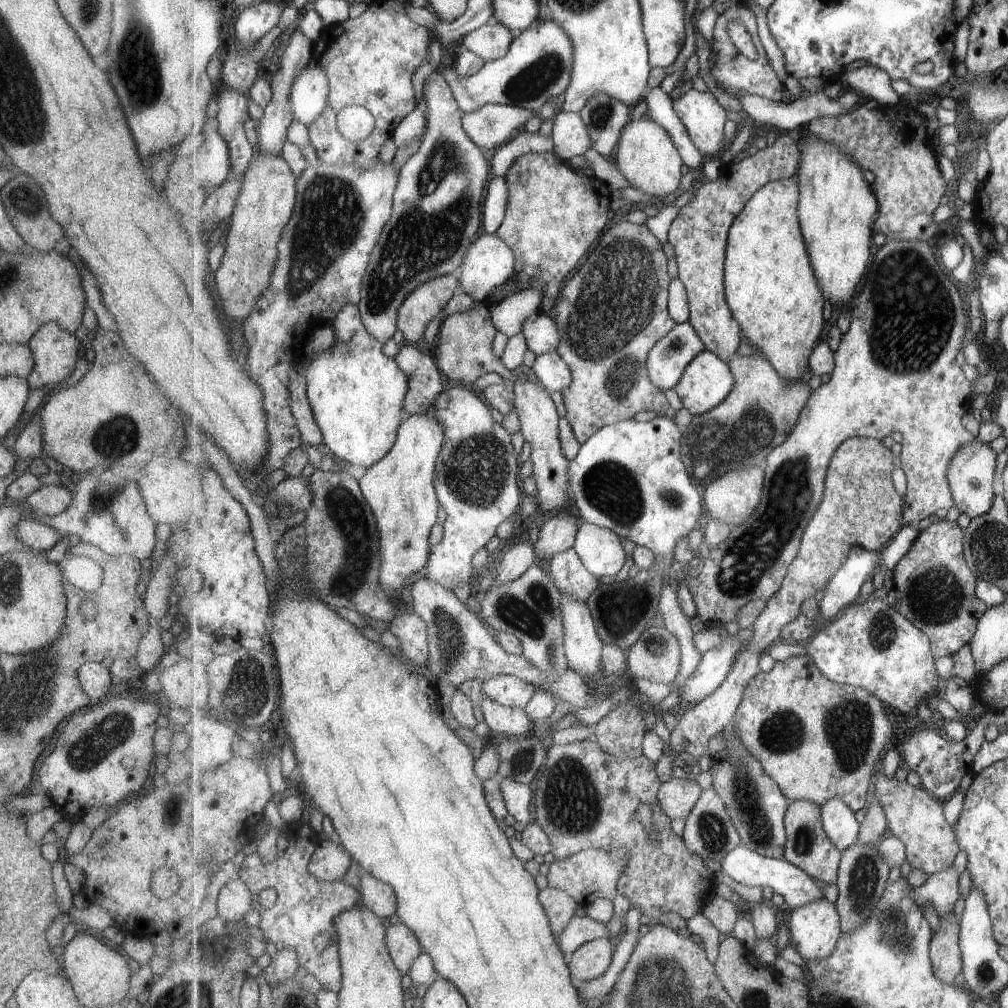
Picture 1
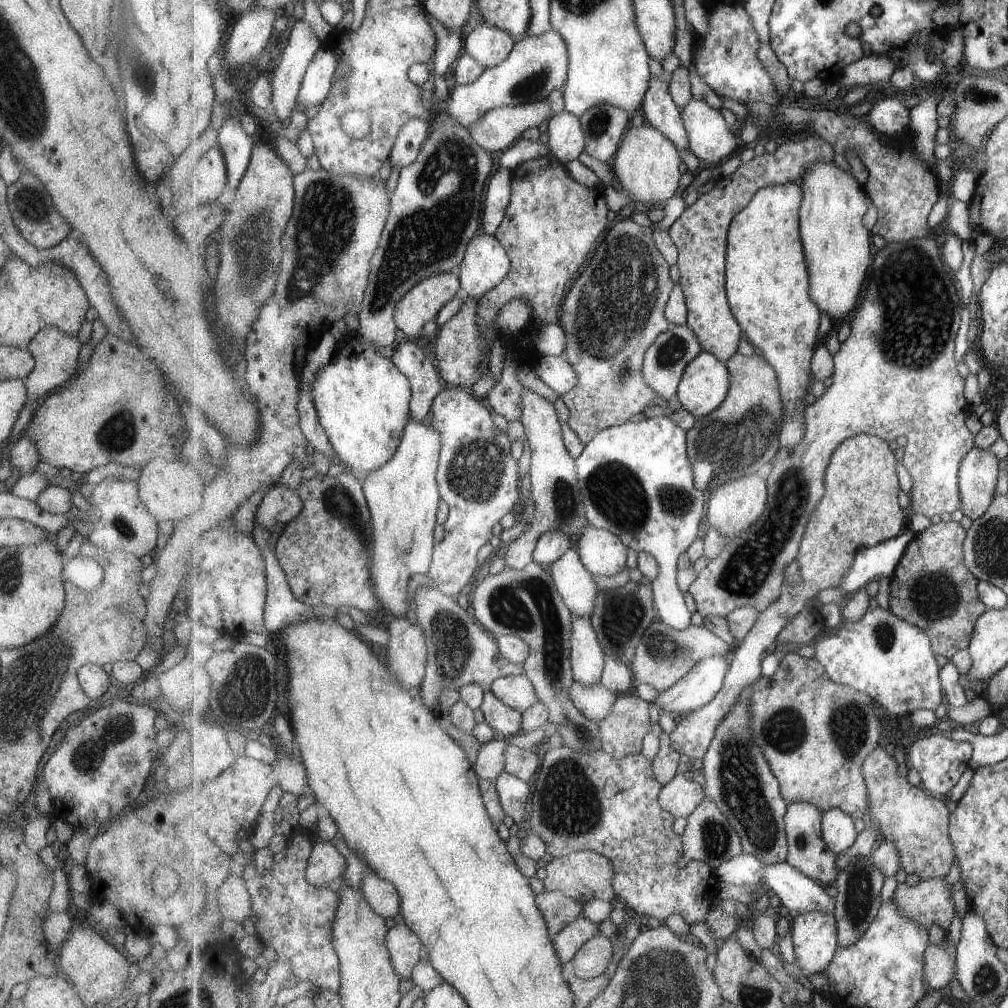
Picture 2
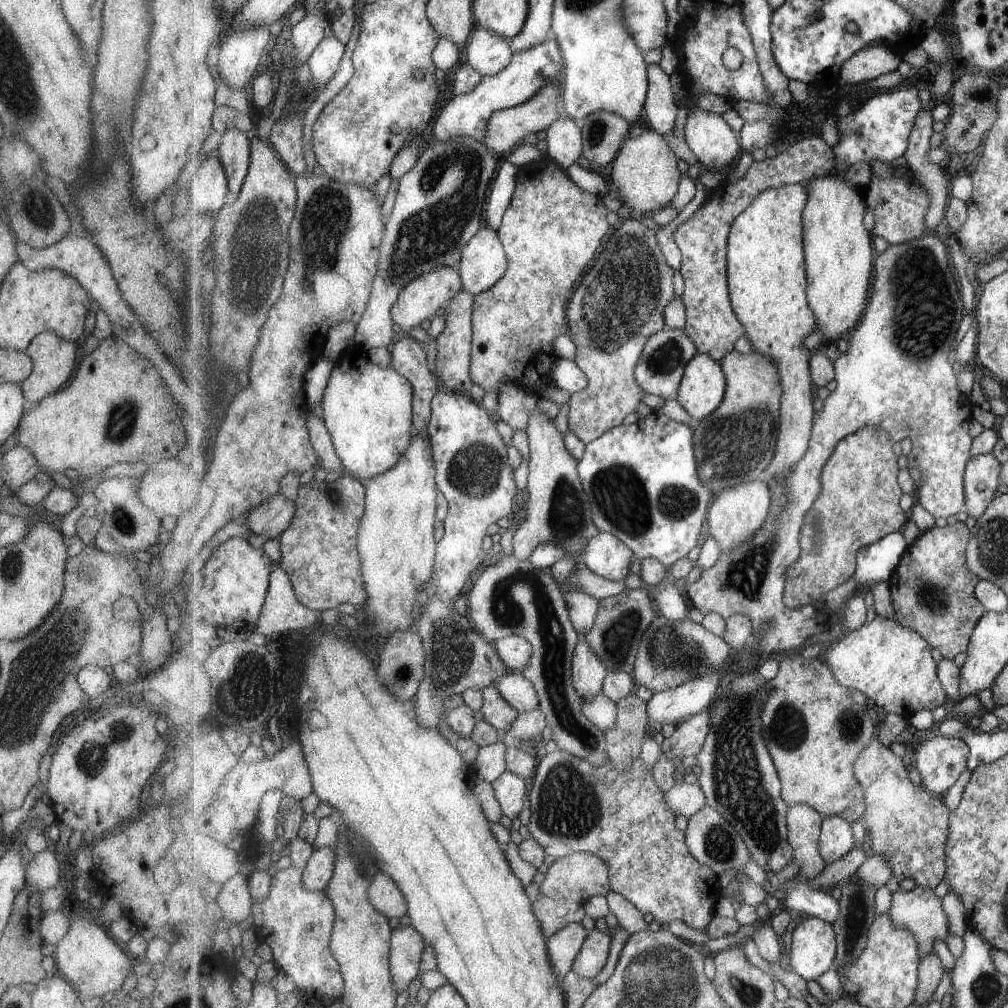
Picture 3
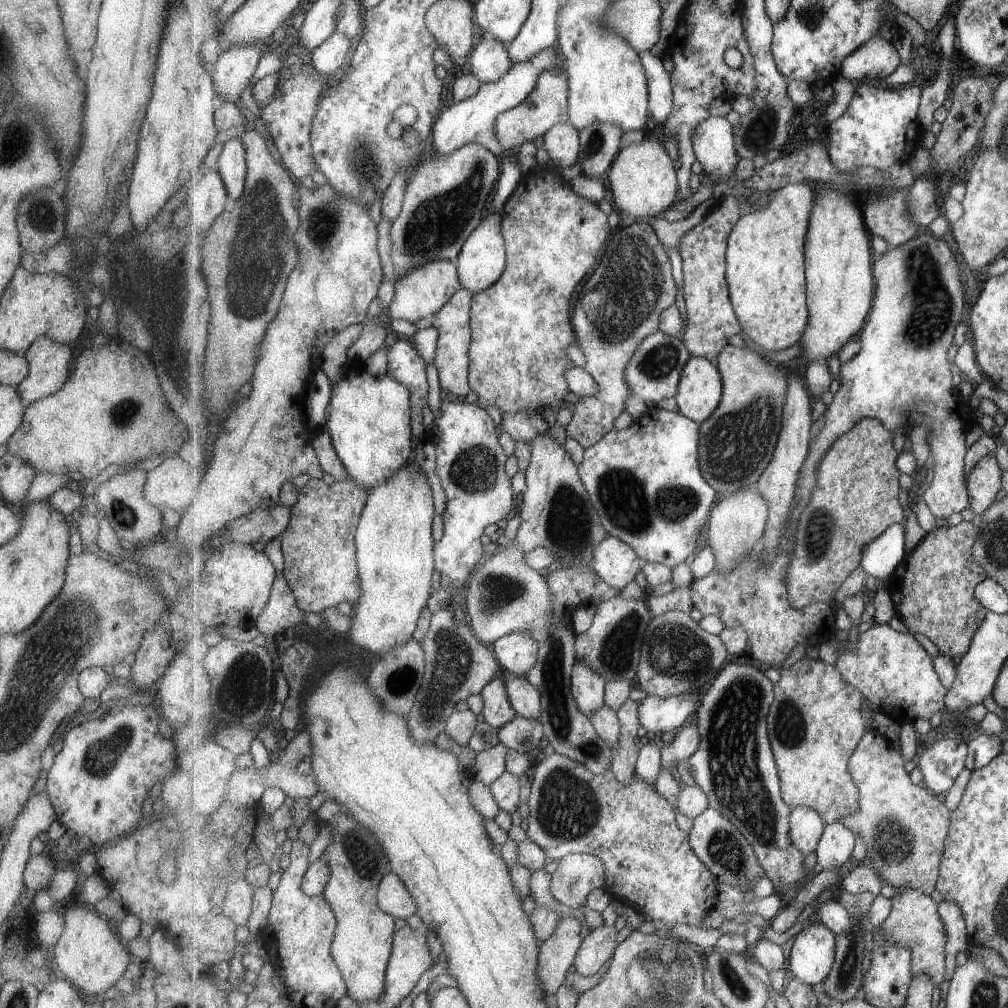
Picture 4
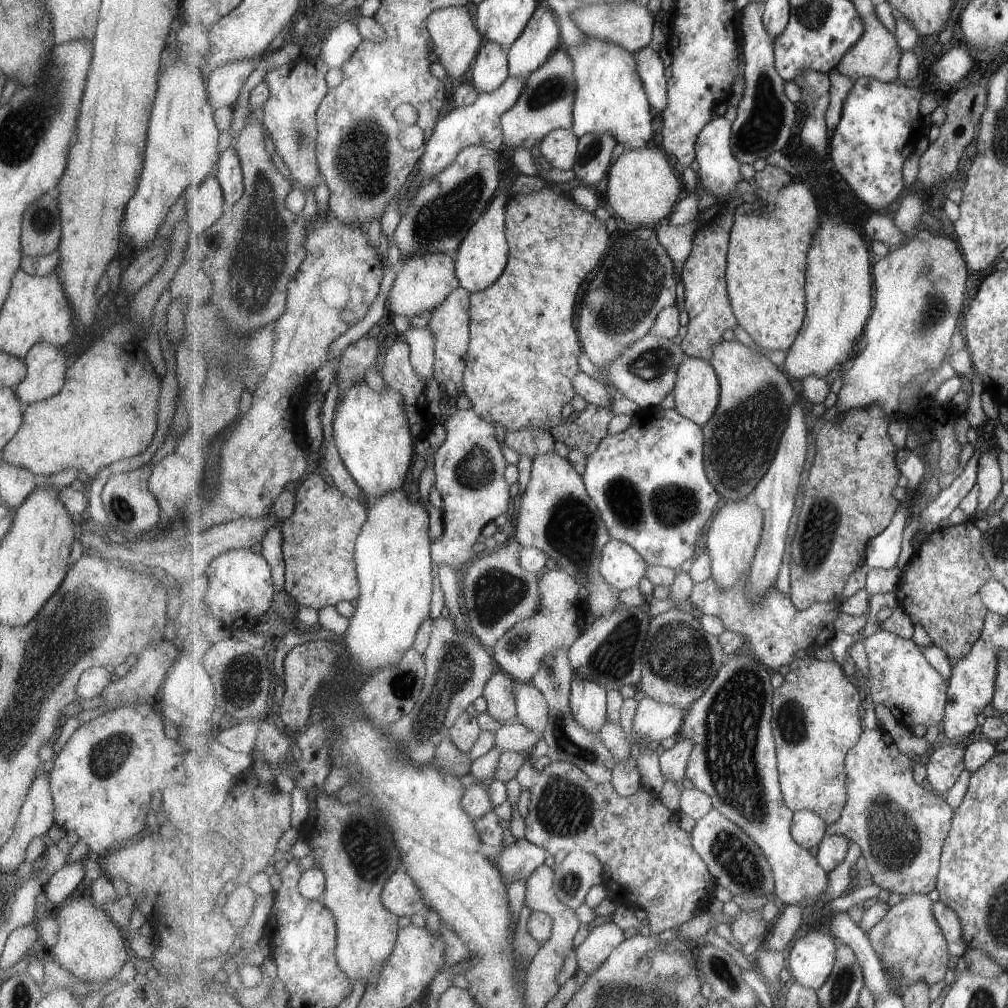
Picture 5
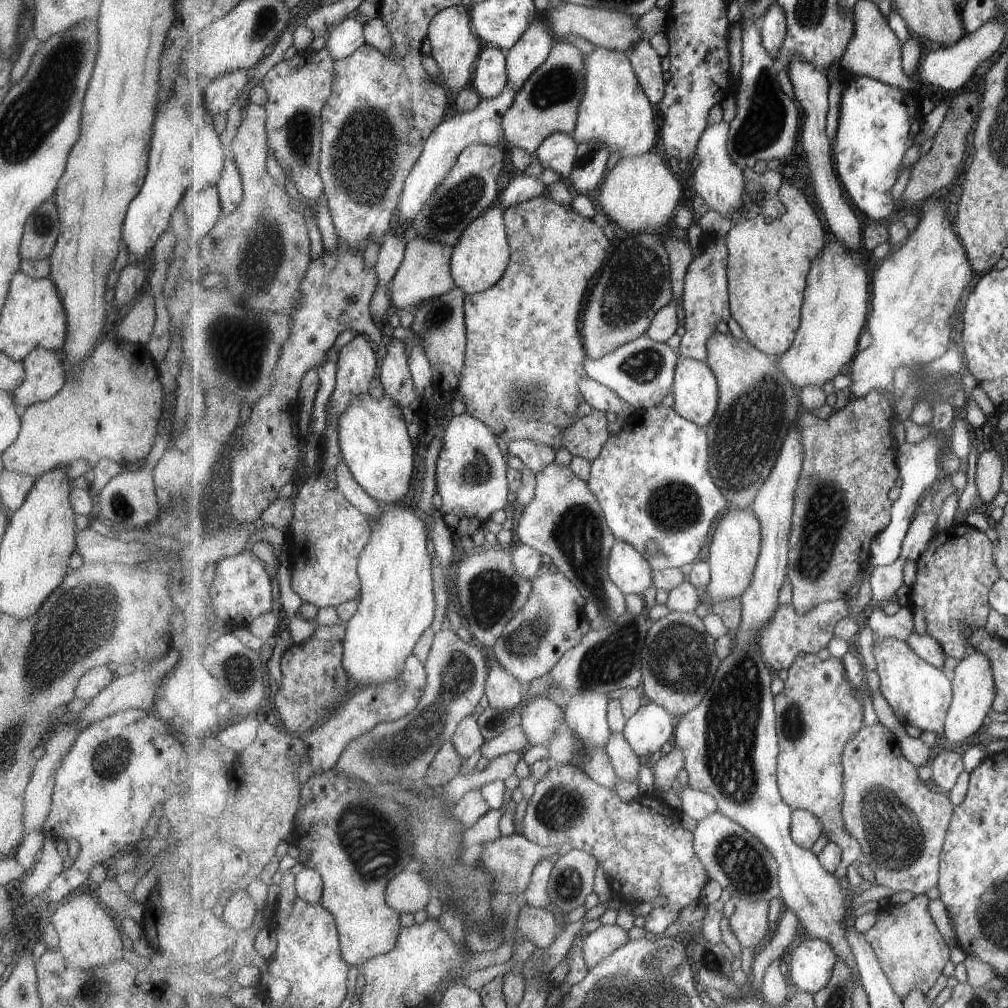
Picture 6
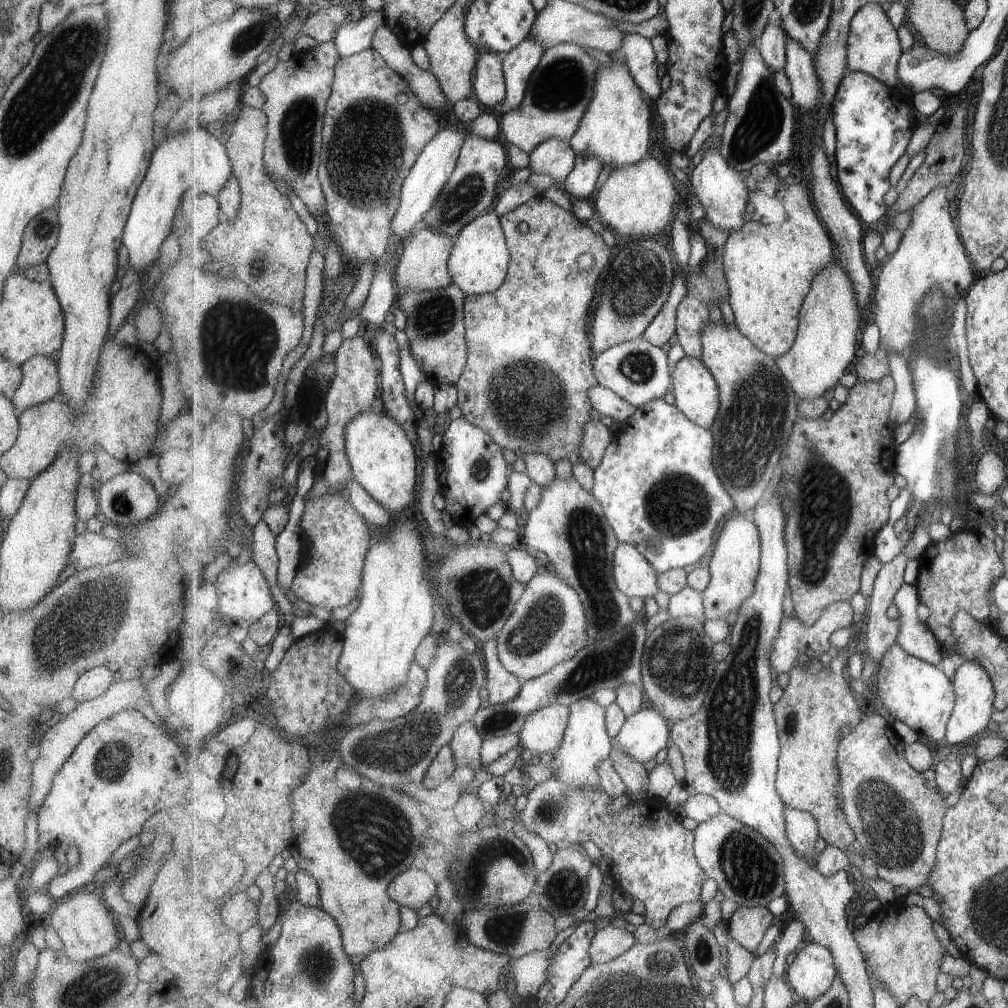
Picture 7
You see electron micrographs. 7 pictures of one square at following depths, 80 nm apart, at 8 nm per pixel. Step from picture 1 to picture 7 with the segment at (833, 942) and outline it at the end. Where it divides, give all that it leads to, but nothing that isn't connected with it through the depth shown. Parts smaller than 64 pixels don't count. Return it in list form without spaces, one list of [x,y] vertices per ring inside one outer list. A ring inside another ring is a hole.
[[[812,940],[799,948],[785,979],[798,999],[813,1003],[833,986],[837,974],[832,951]]]

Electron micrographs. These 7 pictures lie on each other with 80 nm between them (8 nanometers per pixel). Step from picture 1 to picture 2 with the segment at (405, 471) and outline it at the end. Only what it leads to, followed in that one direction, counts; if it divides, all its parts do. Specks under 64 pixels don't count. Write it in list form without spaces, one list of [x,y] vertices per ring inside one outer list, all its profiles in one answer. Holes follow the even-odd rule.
[[[411,418],[405,429],[402,443],[397,454],[382,466],[379,470],[371,471],[364,480],[364,491],[372,512],[372,541],[370,542],[370,572],[374,583],[374,594],[380,601],[380,606],[387,618],[406,618],[407,610],[413,607],[413,601],[409,600],[409,582],[413,574],[425,574],[430,571],[434,550],[436,548],[437,512],[441,504],[442,494],[438,485],[438,473],[440,465],[440,452],[442,451],[441,434],[431,424],[425,426],[421,422]]]

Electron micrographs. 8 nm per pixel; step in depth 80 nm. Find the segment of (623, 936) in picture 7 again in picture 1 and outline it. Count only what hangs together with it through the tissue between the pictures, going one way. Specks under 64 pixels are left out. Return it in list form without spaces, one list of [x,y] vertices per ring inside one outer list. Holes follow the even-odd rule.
[[[609,937],[596,938],[582,944],[569,963],[572,976],[583,982],[603,976],[612,966],[615,951]]]

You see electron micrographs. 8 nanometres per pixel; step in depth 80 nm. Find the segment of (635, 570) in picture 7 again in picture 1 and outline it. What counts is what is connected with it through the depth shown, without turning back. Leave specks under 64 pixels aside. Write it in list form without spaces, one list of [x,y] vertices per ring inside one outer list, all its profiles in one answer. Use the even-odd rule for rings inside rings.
[[[581,522],[574,547],[583,564],[600,580],[614,577],[627,562],[620,535],[593,523]]]

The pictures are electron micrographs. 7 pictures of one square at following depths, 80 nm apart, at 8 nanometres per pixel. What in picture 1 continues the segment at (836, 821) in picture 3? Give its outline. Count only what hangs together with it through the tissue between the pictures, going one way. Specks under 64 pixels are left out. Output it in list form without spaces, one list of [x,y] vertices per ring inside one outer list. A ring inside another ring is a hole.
[[[829,799],[821,810],[825,832],[840,851],[844,852],[858,842],[861,824],[855,818],[855,811],[843,799]]]

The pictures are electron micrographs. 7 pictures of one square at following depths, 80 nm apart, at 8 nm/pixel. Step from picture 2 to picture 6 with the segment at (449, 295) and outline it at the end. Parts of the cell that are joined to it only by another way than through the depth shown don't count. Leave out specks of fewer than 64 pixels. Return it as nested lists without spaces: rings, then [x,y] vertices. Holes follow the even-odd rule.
[[[410,237],[405,256],[395,278],[392,280],[392,304],[397,309],[418,308],[429,300],[447,294],[456,287],[452,275],[454,247],[435,242],[427,237]]]

